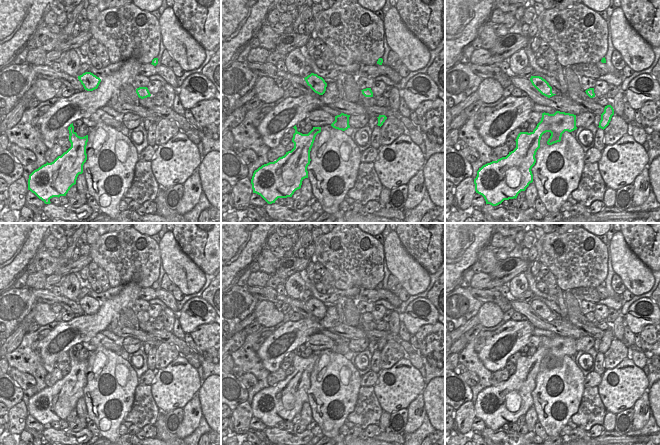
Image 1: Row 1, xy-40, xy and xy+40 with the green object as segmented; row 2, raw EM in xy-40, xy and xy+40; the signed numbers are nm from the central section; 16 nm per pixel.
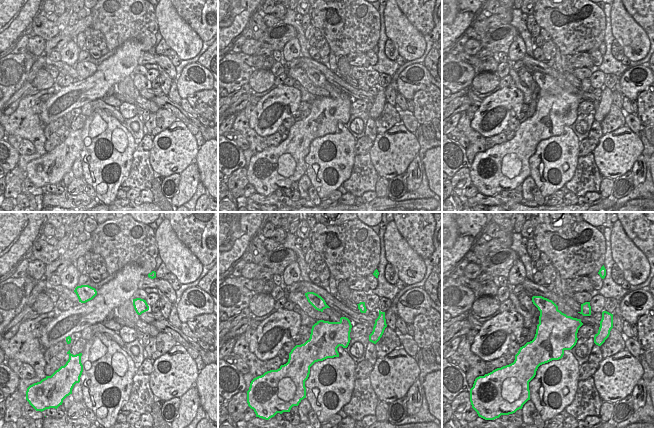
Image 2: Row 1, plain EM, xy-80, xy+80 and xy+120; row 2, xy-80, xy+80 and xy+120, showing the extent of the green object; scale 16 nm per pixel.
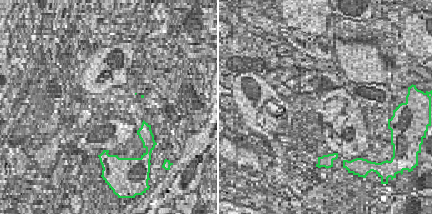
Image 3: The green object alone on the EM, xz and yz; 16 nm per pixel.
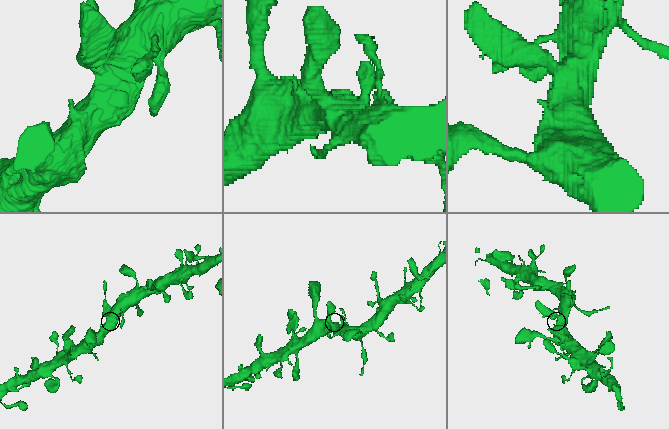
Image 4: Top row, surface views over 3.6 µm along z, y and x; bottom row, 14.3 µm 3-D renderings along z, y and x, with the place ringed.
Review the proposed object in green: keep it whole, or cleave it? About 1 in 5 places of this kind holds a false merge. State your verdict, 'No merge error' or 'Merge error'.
No merge error

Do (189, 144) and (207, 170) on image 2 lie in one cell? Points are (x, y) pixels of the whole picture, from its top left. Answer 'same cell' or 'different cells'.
different cells

